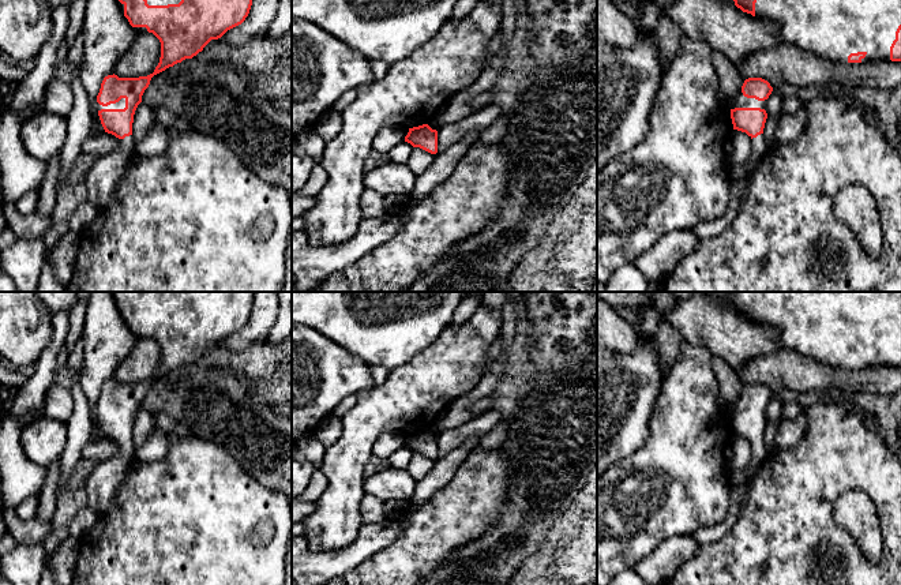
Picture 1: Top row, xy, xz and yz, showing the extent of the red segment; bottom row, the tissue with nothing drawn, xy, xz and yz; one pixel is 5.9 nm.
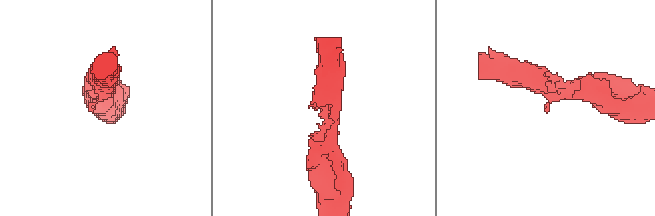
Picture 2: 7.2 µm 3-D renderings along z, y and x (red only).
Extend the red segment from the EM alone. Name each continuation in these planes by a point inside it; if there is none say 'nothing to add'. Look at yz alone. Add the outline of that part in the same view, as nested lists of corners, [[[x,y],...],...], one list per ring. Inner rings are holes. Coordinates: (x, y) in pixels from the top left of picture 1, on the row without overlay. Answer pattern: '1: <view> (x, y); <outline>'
1: yz (832, 327); [[[747,292],[757,297],[755,322],[778,334],[780,345],[823,364],[848,368],[851,359],[866,357],[861,367],[889,367],[901,330],[901,292]]]

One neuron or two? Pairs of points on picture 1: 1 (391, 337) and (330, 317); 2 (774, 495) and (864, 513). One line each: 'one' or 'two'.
1: one
2: two

